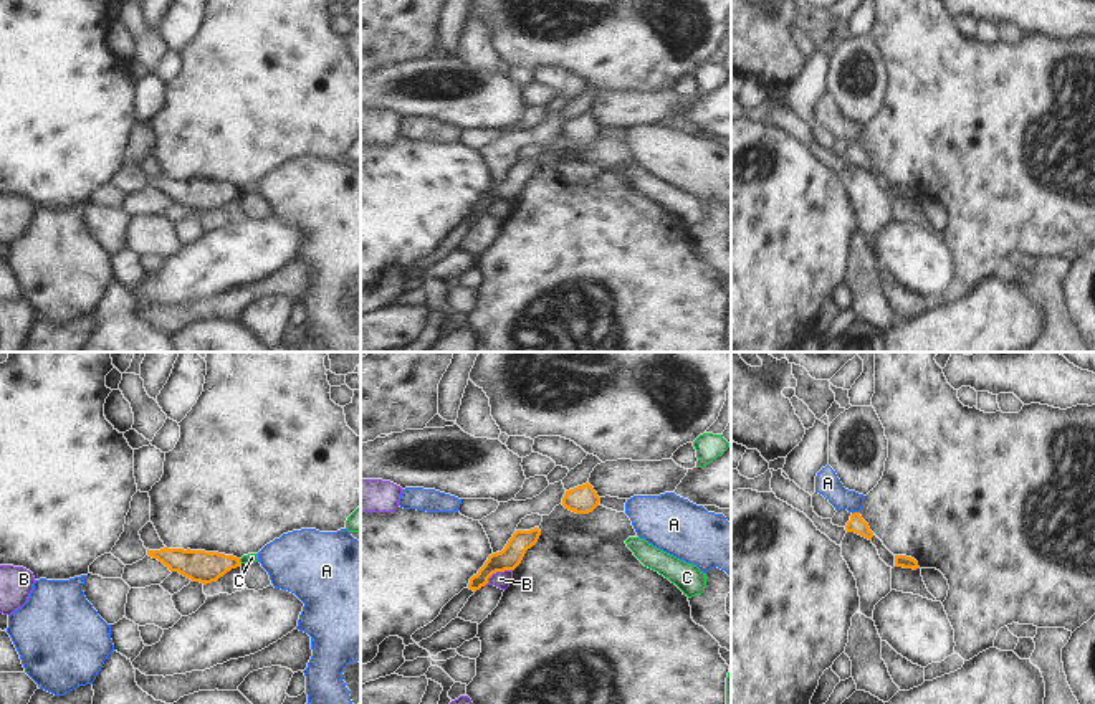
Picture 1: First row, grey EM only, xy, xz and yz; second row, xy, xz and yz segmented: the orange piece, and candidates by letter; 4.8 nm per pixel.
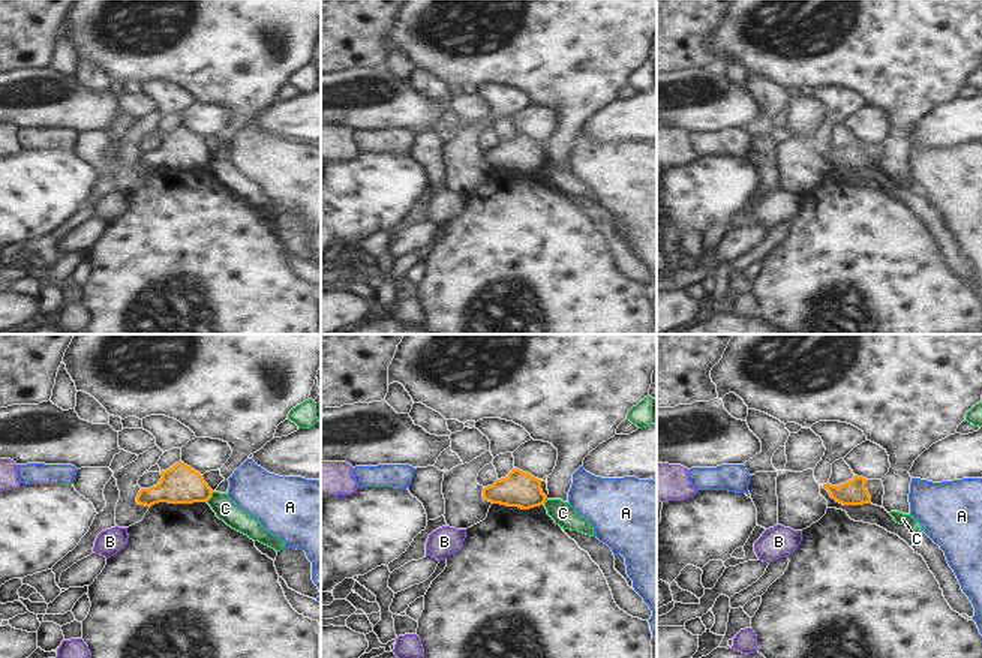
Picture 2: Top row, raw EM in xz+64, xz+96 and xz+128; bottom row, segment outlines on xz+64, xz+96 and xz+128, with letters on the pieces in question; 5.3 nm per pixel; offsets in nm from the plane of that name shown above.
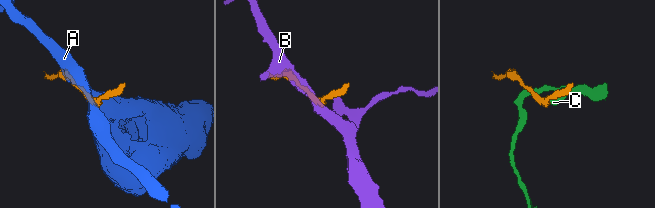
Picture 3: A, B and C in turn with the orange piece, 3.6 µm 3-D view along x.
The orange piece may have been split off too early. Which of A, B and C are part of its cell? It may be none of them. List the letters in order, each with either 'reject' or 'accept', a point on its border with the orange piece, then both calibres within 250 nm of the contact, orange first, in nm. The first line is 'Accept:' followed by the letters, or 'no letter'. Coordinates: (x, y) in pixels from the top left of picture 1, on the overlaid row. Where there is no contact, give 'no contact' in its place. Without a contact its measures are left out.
Accept: no letter
A: reject | yz (855, 513) | 80/120 nm
B: reject | xz (497, 570) | 110/80 nm
C: reject | xy (239, 561) | 160/50 nm

